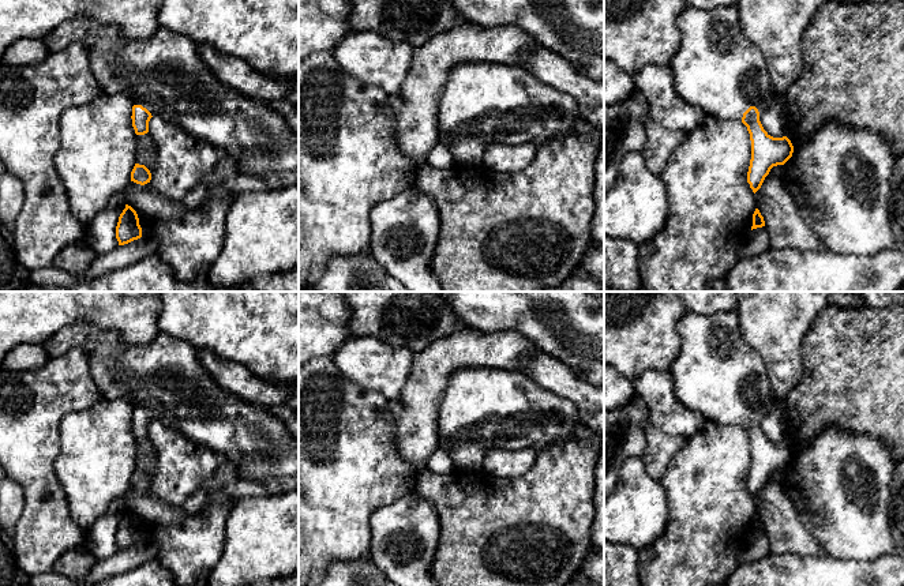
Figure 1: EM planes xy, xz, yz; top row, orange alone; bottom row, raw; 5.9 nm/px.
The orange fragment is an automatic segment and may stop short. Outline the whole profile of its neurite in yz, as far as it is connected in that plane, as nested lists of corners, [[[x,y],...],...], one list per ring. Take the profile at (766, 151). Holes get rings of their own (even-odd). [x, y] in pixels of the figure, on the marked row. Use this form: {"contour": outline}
{"contour": [[[686,4],[678,16],[678,27],[682,40],[669,64],[674,72],[674,87],[682,99],[704,109],[710,119],[742,121],[747,127],[751,140],[747,183],[755,194],[770,169],[784,165],[794,153],[794,146],[787,136],[770,136],[759,121],[759,114],[776,91],[764,55],[743,33],[738,7],[699,10]]]}

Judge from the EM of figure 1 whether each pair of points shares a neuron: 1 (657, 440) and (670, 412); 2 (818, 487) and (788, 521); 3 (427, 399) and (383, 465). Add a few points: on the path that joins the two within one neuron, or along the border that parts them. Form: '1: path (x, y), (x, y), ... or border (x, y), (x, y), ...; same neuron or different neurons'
1: border (649, 421), (671, 435), (687, 438); different neurons
2: border (781, 484), (799, 521), (814, 540); different neurons
3: border (383, 416), (392, 424), (397, 450), (417, 469); different neurons

